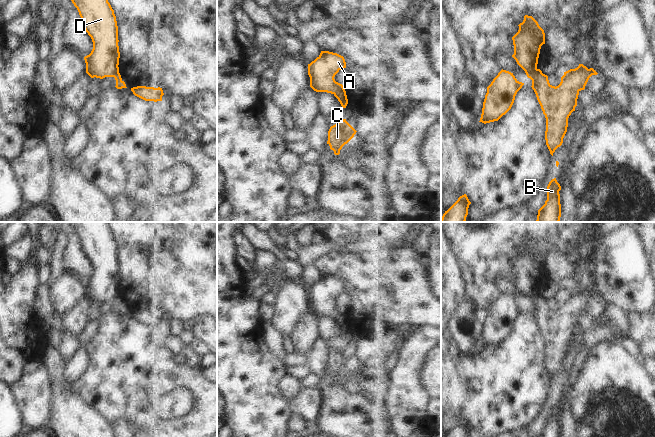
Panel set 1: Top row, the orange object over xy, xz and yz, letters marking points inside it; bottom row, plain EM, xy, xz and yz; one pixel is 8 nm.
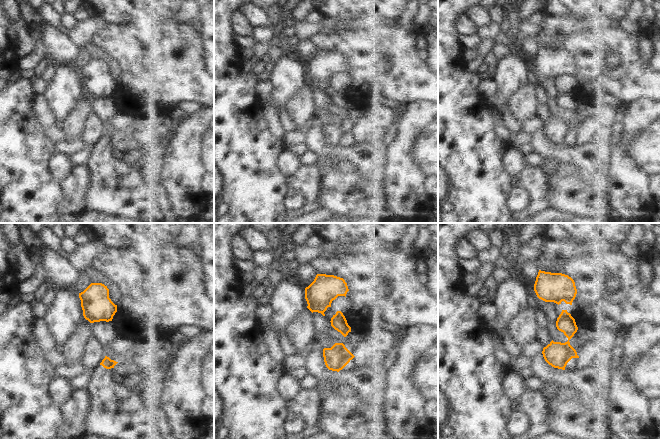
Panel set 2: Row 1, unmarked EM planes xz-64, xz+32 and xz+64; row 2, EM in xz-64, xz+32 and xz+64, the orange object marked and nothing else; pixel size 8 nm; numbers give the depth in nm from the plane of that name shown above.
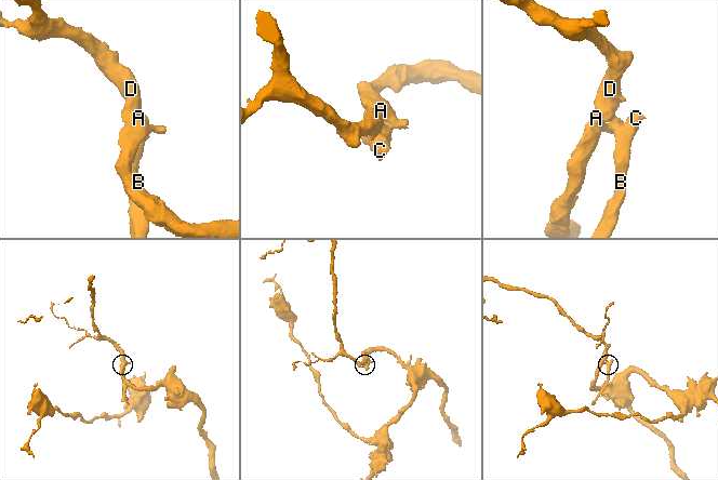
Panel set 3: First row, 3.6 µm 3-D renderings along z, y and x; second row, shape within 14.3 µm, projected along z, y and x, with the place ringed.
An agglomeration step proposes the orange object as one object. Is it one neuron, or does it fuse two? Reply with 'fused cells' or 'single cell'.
fused cells

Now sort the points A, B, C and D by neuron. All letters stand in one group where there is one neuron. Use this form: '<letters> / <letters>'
A D / B C

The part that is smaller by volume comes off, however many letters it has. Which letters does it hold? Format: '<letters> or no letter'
B, C

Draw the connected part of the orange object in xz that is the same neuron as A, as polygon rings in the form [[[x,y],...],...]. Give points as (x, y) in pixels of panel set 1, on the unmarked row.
[[[321,275],[320,279],[308,288],[310,311],[316,316],[334,318],[343,310],[334,303],[343,292],[346,292],[343,280],[329,275]]]

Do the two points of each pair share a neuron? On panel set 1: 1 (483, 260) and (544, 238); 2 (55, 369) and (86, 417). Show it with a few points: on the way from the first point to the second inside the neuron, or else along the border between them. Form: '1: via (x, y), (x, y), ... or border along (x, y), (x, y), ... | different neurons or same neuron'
1: via (498, 245), (510, 233), (529, 233) | same neuron
2: via (56, 381), (60, 391), (74, 405) | same neuron

